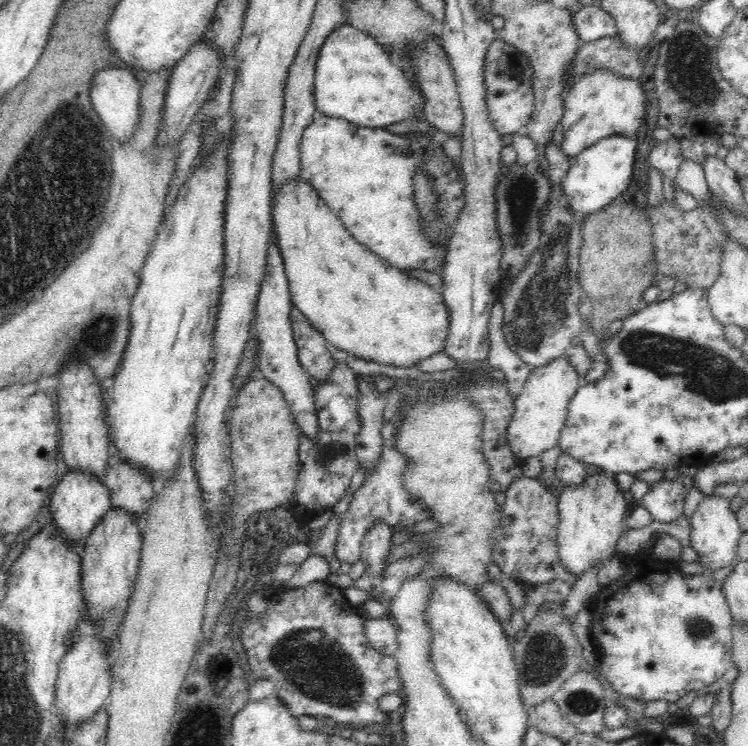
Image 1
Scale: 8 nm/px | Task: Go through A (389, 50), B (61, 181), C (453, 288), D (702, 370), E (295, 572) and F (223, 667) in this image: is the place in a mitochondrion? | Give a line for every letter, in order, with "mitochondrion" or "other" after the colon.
A: other
B: mitochondrion
C: other
D: mitochondrion
E: other
F: other

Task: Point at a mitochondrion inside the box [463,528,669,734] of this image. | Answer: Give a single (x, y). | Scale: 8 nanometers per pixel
(545, 658)

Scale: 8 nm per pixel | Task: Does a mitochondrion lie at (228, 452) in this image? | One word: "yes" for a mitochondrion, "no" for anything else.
no

